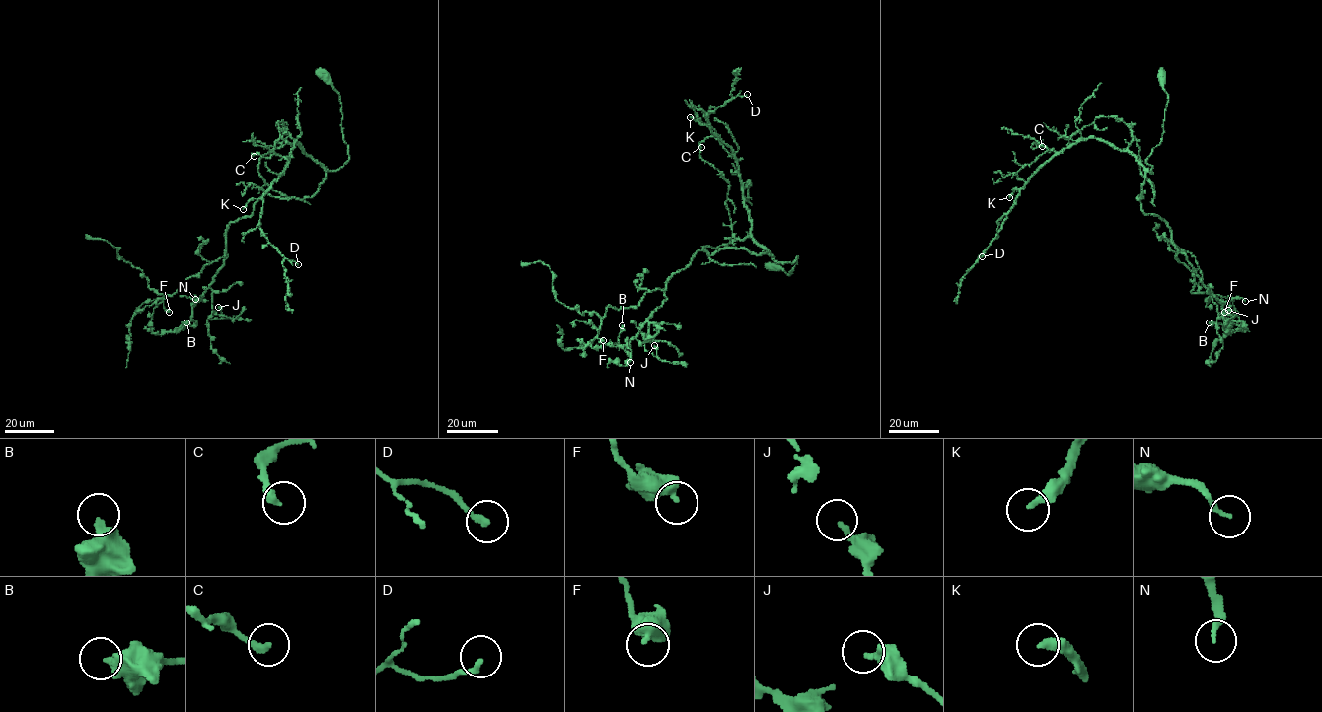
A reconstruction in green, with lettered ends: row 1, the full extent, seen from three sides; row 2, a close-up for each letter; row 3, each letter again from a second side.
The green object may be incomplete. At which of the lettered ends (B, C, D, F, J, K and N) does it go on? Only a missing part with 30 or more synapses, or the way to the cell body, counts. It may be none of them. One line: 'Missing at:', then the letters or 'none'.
Missing at: K

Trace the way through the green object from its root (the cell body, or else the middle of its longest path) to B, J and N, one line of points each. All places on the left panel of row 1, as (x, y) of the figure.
B: (323, 75), (339, 96), (349, 159), (325, 167), (312, 196), (264, 193), (228, 224), (223, 265), (186, 322)
J: (323, 75), (339, 96), (349, 159), (325, 167), (312, 196), (264, 193), (228, 224), (211, 319), (218, 307)
N: (323, 75), (339, 96), (349, 159), (325, 167), (312, 196), (264, 193), (231, 222), (223, 265), (195, 299)

